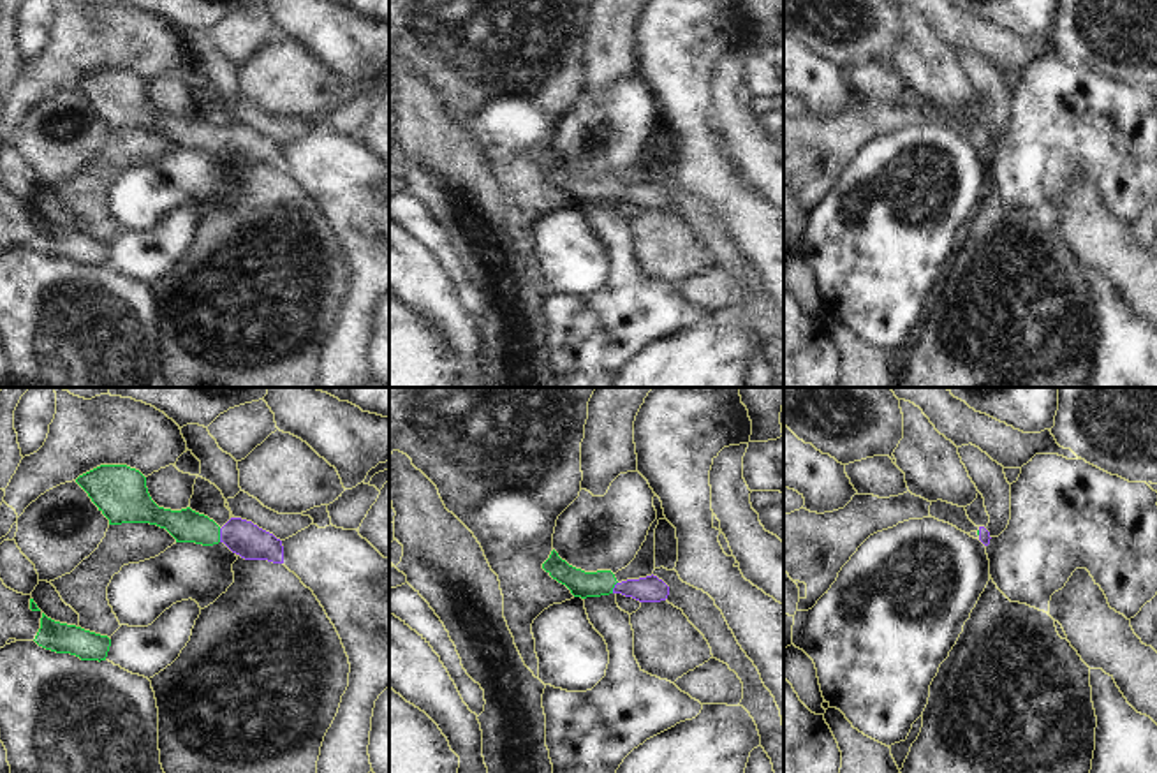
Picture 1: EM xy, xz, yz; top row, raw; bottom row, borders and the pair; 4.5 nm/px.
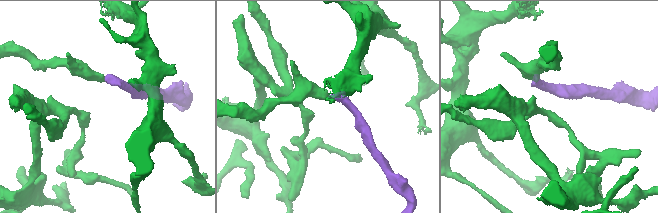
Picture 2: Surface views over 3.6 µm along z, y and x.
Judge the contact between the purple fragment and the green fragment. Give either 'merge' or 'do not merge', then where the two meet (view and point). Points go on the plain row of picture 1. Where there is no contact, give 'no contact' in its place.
merge; contact xy (221, 141)

